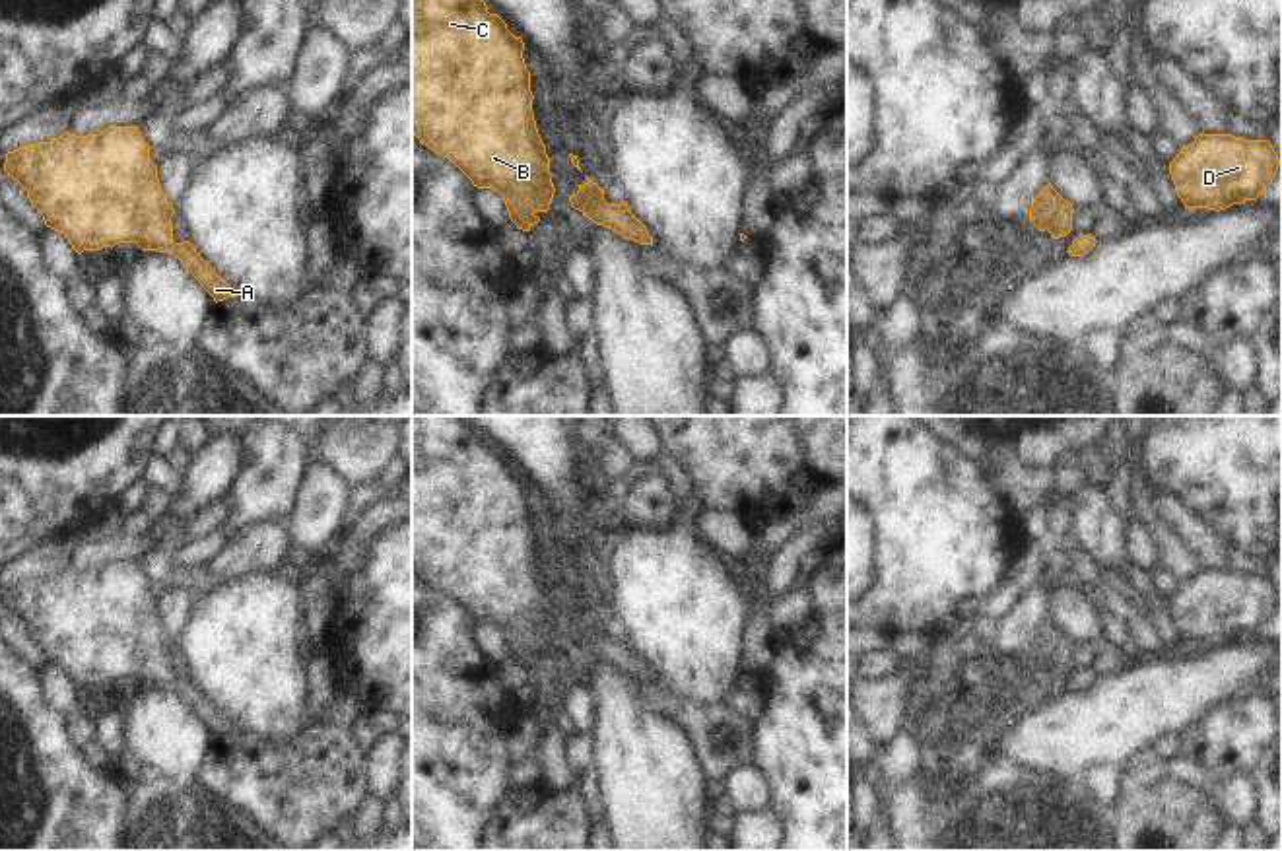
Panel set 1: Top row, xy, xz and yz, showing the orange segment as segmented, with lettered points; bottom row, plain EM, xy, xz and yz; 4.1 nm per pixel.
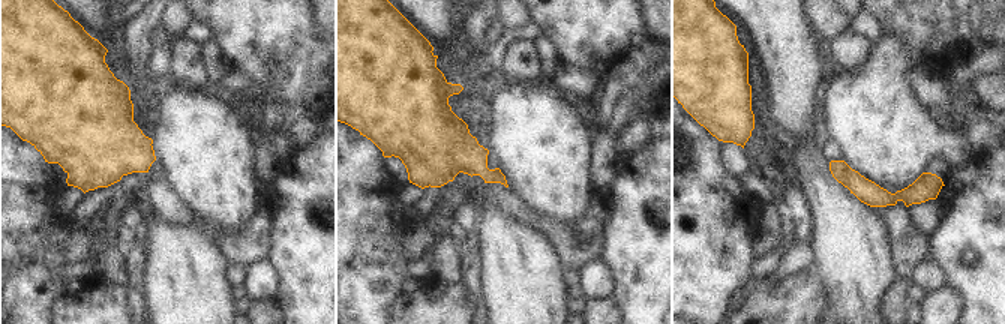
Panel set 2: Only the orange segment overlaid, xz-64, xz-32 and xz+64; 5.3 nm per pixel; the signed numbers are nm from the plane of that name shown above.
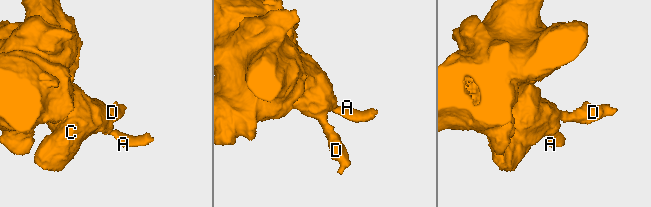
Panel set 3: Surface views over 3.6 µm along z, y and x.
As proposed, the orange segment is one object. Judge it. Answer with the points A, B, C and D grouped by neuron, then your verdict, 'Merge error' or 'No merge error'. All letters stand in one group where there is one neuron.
Groups: A B C D. No merge error

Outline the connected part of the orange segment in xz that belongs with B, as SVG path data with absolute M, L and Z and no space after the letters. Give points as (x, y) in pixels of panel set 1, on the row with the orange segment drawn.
M412 0L412 134L420 144L453 161L478 188L497 190L511 221L530 231L554 198L550 157L532 113L530 72L524 43L507 23L489 14L484 0Z

